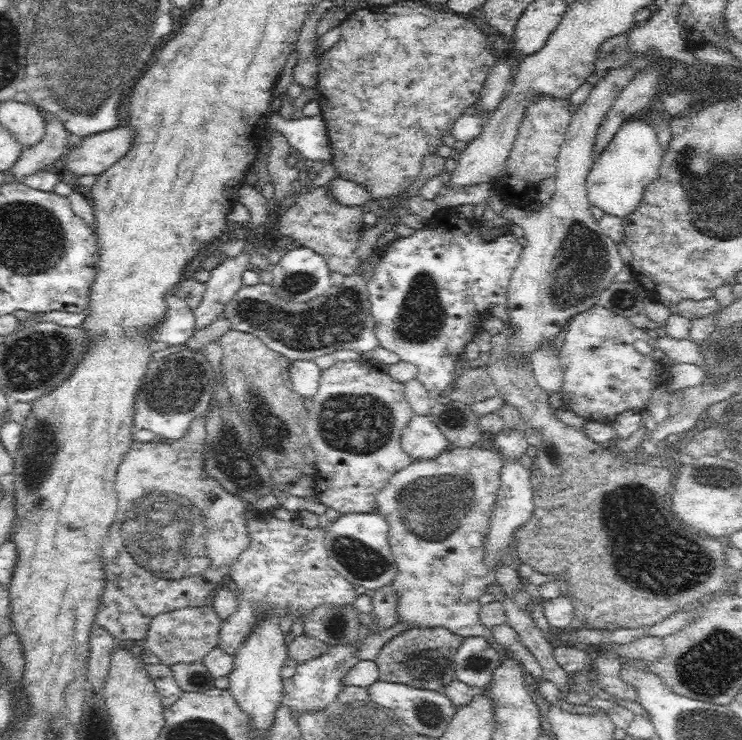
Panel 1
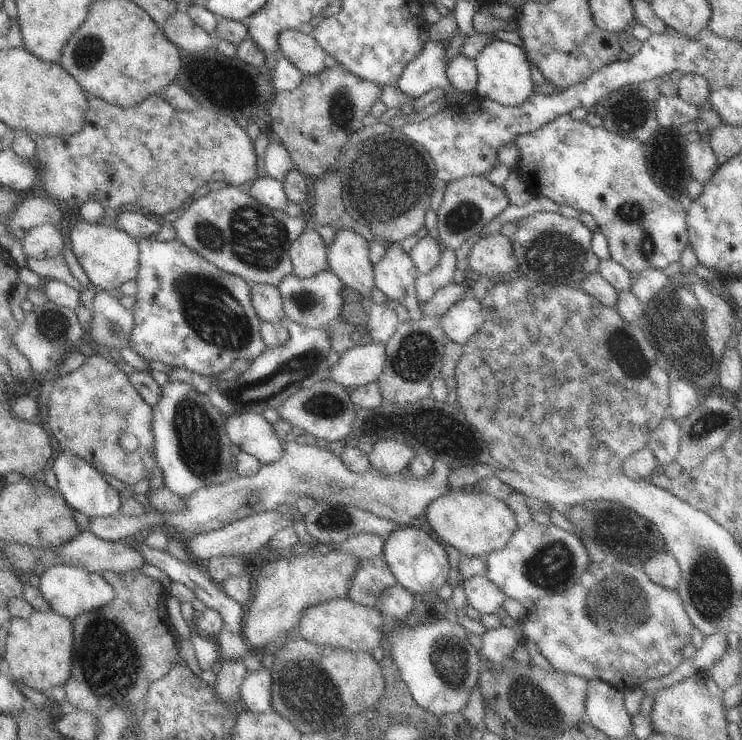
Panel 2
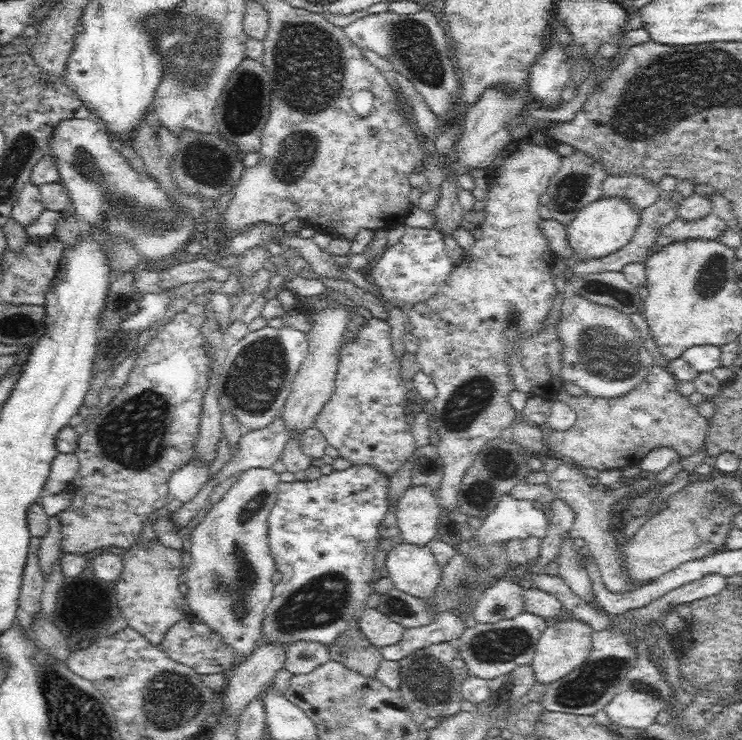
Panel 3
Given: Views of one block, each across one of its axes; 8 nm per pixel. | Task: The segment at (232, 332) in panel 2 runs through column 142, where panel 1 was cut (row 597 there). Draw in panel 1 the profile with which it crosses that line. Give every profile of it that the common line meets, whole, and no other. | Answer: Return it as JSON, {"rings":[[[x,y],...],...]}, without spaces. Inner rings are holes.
{"rings":[[[282,505],[260,514],[249,510],[247,529],[250,546],[232,564],[230,578],[237,584],[236,612],[220,624],[218,646],[234,655],[256,624],[256,608],[271,608],[277,618],[286,614],[306,616],[320,604],[353,605],[356,600],[354,585],[329,566],[324,543],[326,528],[307,528],[302,525],[298,511],[289,511]]]}

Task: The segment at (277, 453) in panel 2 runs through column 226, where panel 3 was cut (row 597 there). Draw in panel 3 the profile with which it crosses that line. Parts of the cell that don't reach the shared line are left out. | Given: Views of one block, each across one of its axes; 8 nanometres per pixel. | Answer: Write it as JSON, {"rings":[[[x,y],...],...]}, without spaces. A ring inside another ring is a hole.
{"rings":[[[401,541],[387,553],[384,570],[398,590],[424,599],[434,598],[440,568],[430,548]]]}

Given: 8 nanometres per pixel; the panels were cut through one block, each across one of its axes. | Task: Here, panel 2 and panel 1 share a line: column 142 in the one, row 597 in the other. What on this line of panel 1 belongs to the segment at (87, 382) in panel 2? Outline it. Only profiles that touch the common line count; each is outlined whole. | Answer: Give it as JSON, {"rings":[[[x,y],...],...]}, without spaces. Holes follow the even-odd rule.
{"rings":[[[476,446],[467,448],[452,447],[452,450],[442,452],[435,460],[414,460],[410,465],[406,466],[406,468],[402,468],[403,470],[399,471],[397,475],[389,481],[389,484],[386,484],[386,487],[378,492],[376,505],[378,505],[377,512],[380,515],[384,515],[388,521],[388,542],[394,559],[396,560],[396,565],[398,566],[398,572],[396,572],[394,580],[390,582],[390,585],[394,587],[394,591],[398,593],[398,608],[396,608],[398,609],[398,622],[415,626],[414,628],[444,627],[450,630],[450,632],[464,638],[469,636],[484,636],[488,638],[492,647],[498,650],[500,656],[508,655],[508,657],[511,657],[507,649],[496,643],[494,637],[492,637],[492,632],[486,625],[482,625],[482,621],[479,617],[479,610],[482,605],[480,603],[480,597],[486,593],[488,585],[493,580],[492,572],[488,569],[488,565],[484,563],[484,556],[486,556],[485,544],[492,507],[494,506],[494,500],[497,499],[497,491],[501,484],[500,470],[502,470],[504,462],[505,460],[501,458],[501,454],[495,452],[495,450],[481,450],[480,448],[476,448]]]}

